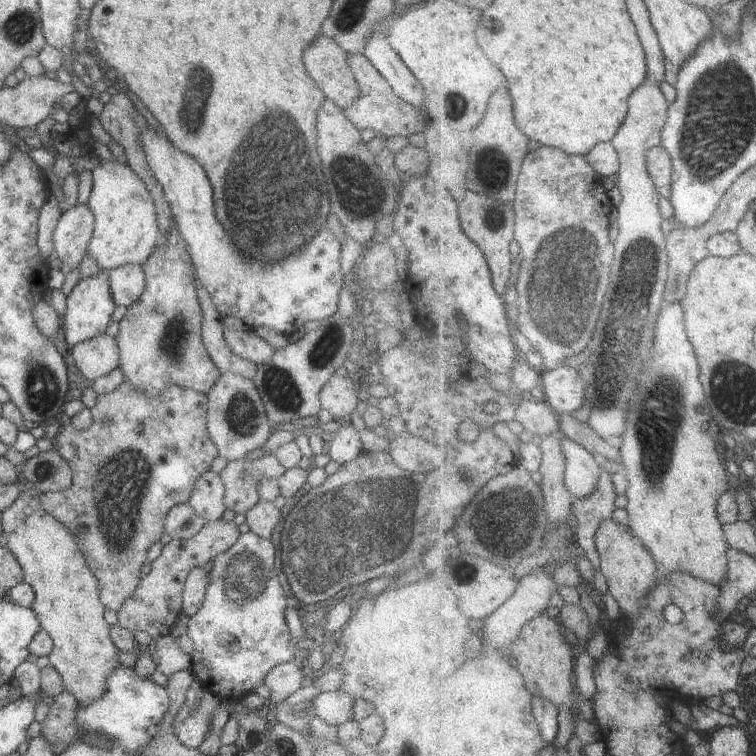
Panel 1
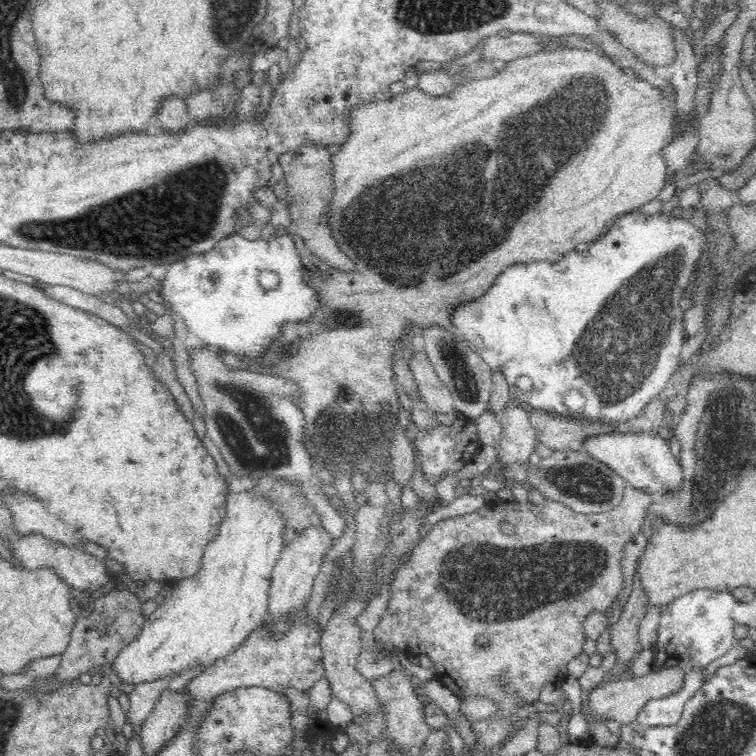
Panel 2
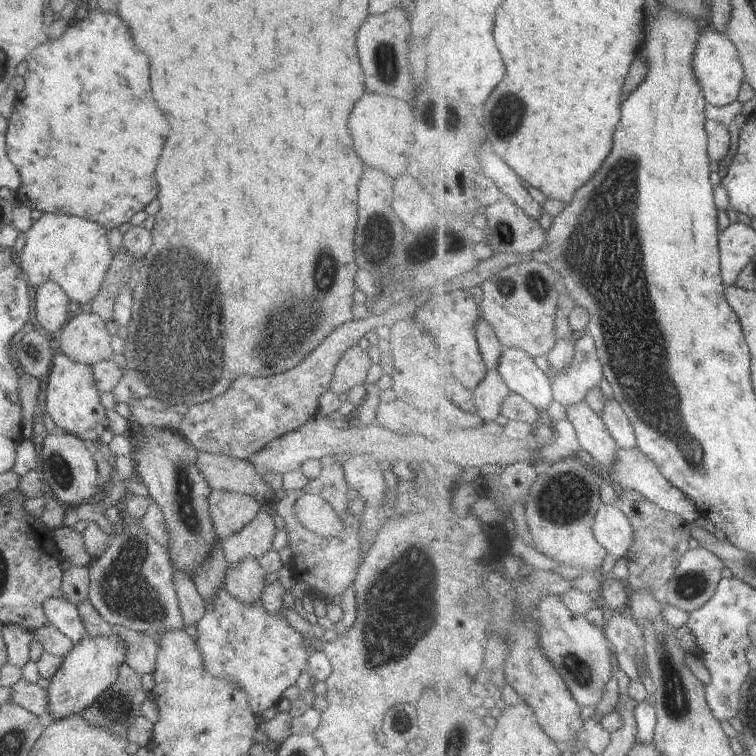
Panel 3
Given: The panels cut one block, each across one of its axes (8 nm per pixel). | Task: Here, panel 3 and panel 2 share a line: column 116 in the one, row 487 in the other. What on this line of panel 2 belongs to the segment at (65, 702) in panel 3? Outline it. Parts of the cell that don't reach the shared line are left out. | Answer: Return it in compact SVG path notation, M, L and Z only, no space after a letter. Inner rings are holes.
M612 431L585 438L583 451L592 458L609 466L634 488L640 489L655 497L681 489L683 472L679 459L671 453L669 439L664 436L647 433L623 433Z

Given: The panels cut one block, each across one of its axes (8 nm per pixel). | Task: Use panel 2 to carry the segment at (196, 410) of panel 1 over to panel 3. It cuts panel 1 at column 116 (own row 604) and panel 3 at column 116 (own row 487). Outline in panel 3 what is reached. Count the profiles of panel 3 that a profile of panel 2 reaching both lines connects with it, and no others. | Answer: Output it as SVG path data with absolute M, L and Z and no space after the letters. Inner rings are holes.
M113 625L113 634L118 634L126 642L125 663L139 675L152 674L156 668L156 656L159 645L144 632L125 629L122 625Z

